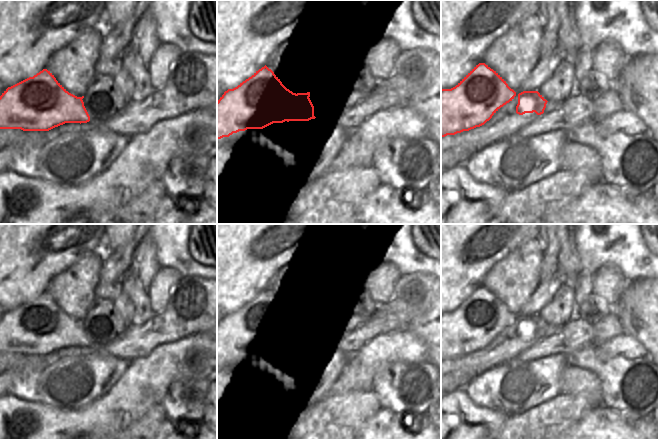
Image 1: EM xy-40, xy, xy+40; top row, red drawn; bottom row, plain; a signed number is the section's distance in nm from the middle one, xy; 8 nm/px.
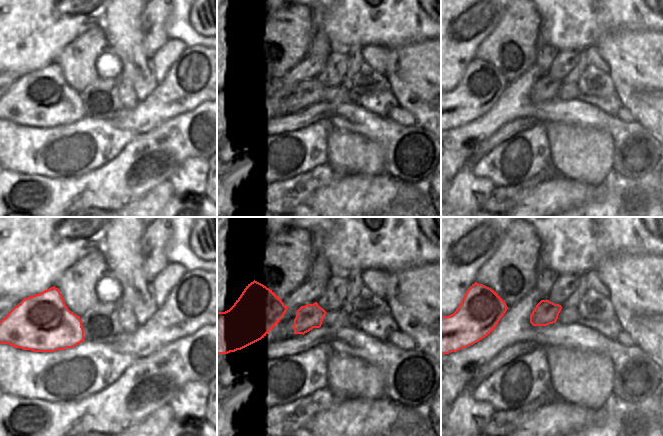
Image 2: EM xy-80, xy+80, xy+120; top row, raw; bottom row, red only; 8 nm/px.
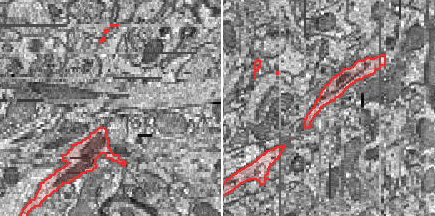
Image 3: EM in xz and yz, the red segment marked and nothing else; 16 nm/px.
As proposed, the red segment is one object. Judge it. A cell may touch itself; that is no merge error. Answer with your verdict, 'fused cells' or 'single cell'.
fused cells

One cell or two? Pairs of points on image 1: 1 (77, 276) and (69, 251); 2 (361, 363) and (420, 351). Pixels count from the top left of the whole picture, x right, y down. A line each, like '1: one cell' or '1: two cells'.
1: two cells
2: one cell

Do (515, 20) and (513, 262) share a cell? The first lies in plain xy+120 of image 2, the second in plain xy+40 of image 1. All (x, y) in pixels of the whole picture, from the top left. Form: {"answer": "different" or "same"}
{"answer": "same"}

